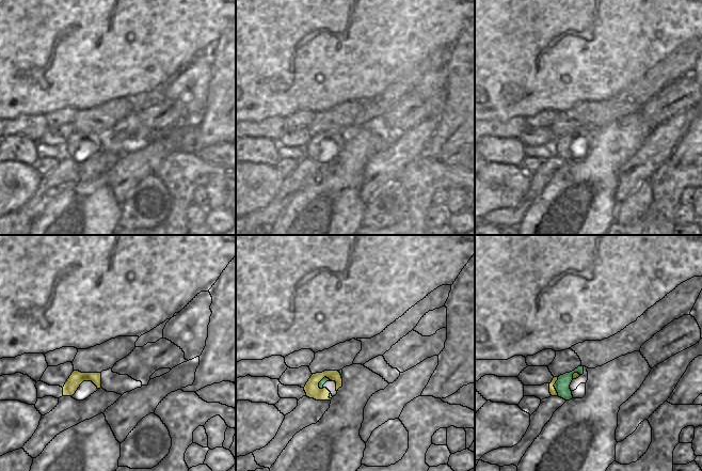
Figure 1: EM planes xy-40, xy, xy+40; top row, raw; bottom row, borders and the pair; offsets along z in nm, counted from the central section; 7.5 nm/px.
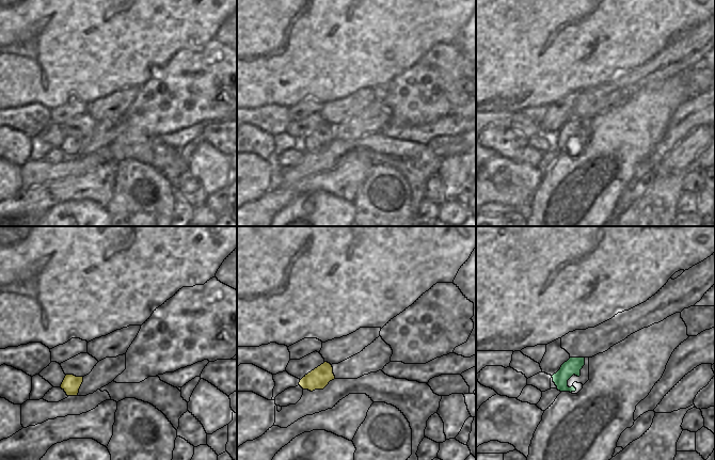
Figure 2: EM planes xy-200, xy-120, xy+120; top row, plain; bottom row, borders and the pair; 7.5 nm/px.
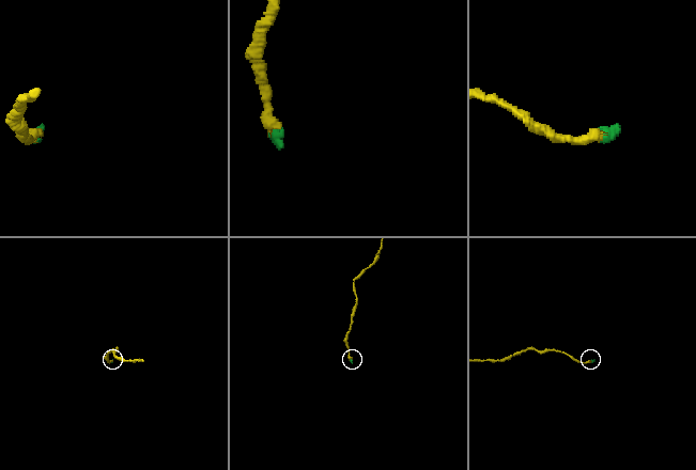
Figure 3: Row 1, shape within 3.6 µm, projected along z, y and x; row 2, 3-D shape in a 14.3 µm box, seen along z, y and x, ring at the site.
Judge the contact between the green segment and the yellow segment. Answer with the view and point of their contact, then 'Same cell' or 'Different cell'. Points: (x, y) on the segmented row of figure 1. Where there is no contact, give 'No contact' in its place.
Touches green at xy+40 (554, 386). Same cell.

